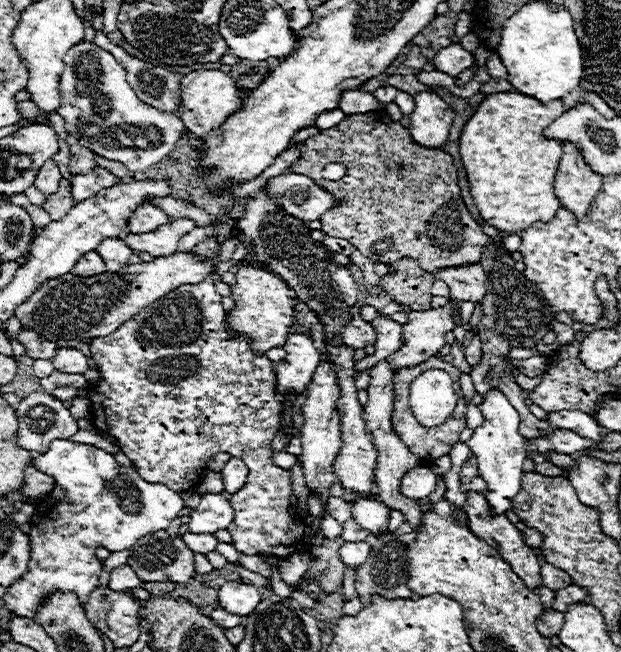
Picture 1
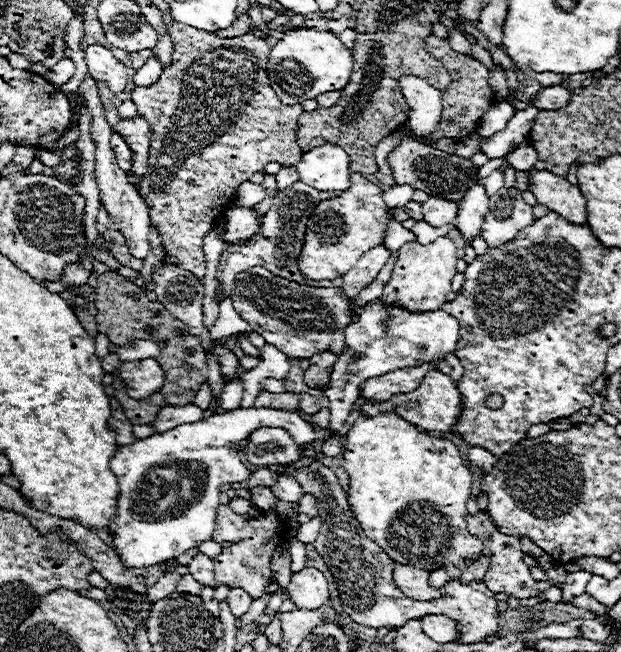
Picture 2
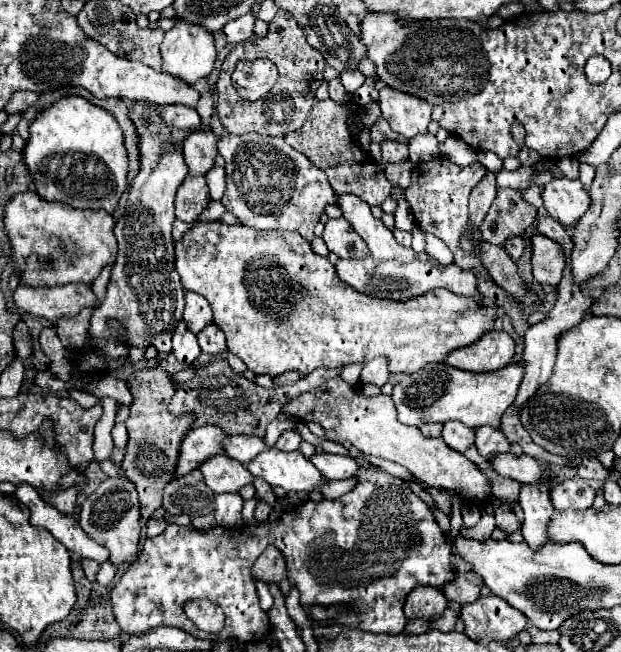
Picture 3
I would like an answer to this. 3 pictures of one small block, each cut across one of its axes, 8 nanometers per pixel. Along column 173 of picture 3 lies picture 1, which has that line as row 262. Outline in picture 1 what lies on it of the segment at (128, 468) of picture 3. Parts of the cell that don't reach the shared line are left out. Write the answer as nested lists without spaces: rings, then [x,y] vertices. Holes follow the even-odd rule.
[[[384,110],[364,112],[364,114],[348,114],[338,126],[328,130],[320,130],[316,136],[310,136],[302,142],[302,154],[292,164],[296,174],[310,176],[322,188],[336,192],[338,198],[344,198],[346,204],[338,204],[330,208],[322,218],[322,232],[334,238],[344,238],[354,244],[366,258],[382,264],[396,264],[400,258],[412,258],[422,270],[434,274],[440,268],[458,268],[466,264],[478,264],[484,252],[484,246],[490,238],[482,232],[482,228],[474,222],[468,208],[462,202],[456,166],[452,156],[440,148],[424,148],[418,146],[408,128],[400,126],[400,122],[390,120]],[[326,164],[344,164],[346,176],[332,182],[322,178],[322,170]]]

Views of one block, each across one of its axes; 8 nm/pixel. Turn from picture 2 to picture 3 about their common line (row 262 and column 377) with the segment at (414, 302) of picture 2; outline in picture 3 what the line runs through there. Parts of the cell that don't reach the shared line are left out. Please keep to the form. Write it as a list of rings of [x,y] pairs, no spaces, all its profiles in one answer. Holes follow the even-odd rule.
[[[340,376],[326,380],[322,386],[300,394],[282,406],[282,412],[298,418],[300,422],[314,422],[326,430],[326,440],[352,442],[360,452],[388,458],[406,466],[418,480],[438,490],[450,490],[460,494],[464,500],[484,504],[490,496],[490,484],[486,474],[470,462],[464,454],[454,452],[442,438],[428,438],[418,428],[406,426],[396,418],[396,408],[390,396],[366,396],[362,394],[360,382],[346,382]]]

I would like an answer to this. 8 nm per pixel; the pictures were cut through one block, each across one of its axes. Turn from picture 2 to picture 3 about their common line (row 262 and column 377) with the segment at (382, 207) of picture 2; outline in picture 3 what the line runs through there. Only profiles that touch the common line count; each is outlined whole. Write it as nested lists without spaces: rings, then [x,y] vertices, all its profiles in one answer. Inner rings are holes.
[[[194,222],[182,240],[174,242],[174,256],[184,290],[194,290],[210,302],[214,324],[226,334],[228,350],[254,374],[268,374],[274,378],[288,370],[298,370],[306,376],[320,366],[342,368],[354,362],[368,362],[376,356],[386,356],[390,360],[390,372],[412,374],[430,362],[442,362],[450,352],[470,346],[486,332],[494,330],[496,306],[478,304],[474,298],[454,294],[446,288],[404,302],[360,294],[342,284],[334,264],[314,254],[298,232],[258,232],[240,224]]]

